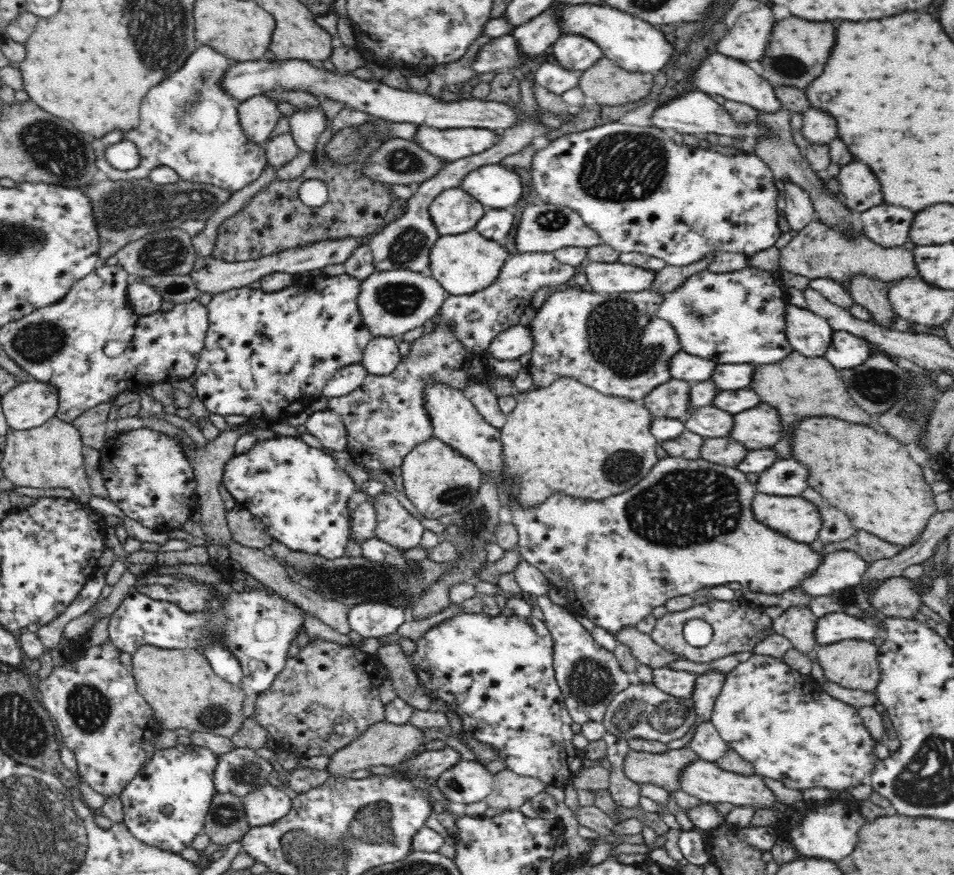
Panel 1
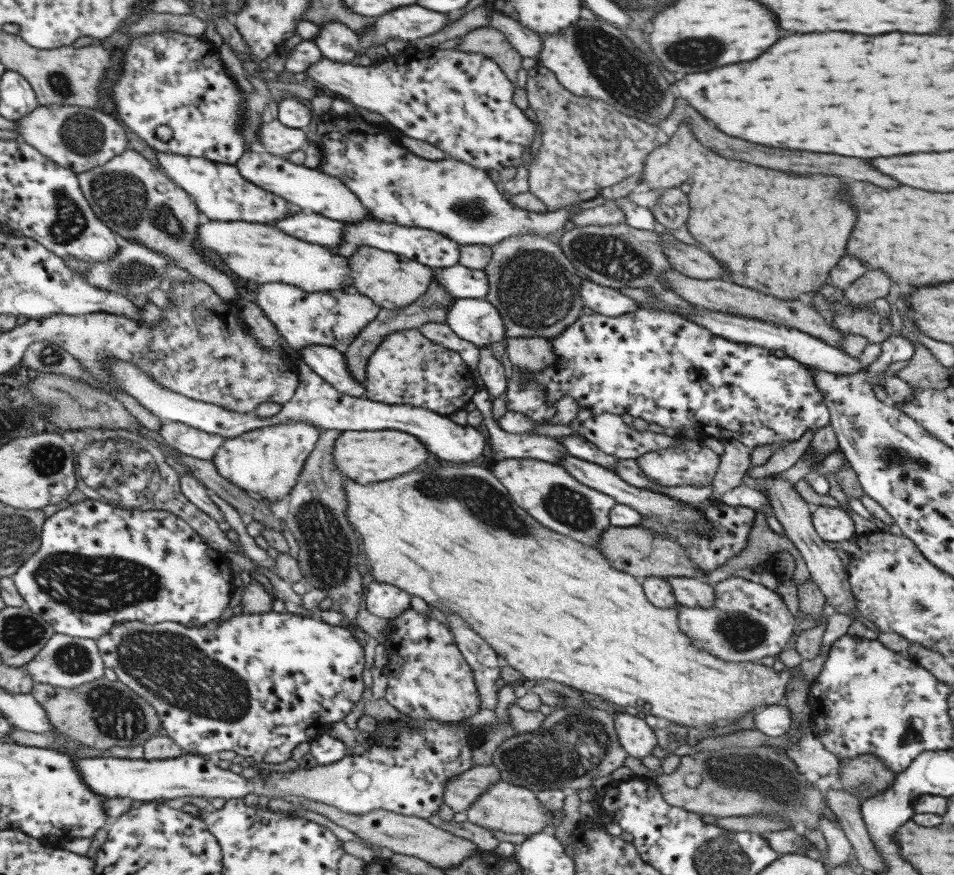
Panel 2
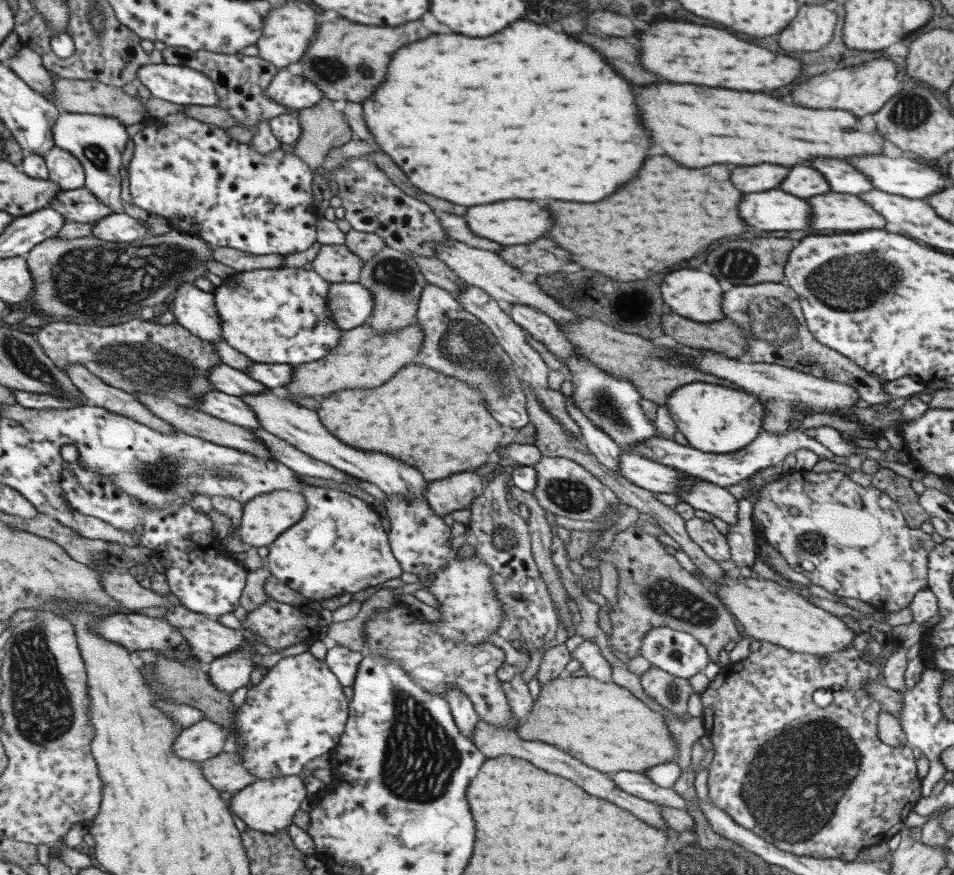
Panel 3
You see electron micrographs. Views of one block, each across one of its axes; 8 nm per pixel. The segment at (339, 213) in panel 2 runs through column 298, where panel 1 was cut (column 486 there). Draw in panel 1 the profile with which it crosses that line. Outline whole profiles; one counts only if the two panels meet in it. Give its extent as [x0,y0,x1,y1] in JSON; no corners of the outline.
[460,164,522,209]

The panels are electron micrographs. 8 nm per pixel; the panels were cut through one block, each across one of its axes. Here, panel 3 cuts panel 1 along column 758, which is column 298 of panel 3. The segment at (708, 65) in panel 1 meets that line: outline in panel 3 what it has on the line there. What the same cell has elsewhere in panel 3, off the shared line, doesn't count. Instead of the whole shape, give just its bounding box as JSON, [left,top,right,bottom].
[263,68,324,112]

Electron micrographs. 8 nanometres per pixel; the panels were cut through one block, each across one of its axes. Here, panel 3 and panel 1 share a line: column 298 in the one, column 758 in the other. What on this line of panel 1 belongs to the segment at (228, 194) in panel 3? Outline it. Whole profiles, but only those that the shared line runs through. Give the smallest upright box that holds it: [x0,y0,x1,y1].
[531,120,782,267]

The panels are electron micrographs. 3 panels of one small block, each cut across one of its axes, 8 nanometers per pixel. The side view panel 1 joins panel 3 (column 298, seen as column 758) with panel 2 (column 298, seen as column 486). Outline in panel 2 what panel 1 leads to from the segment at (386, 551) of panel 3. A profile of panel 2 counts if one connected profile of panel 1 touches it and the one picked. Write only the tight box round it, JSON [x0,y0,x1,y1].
[212,420,321,504]

